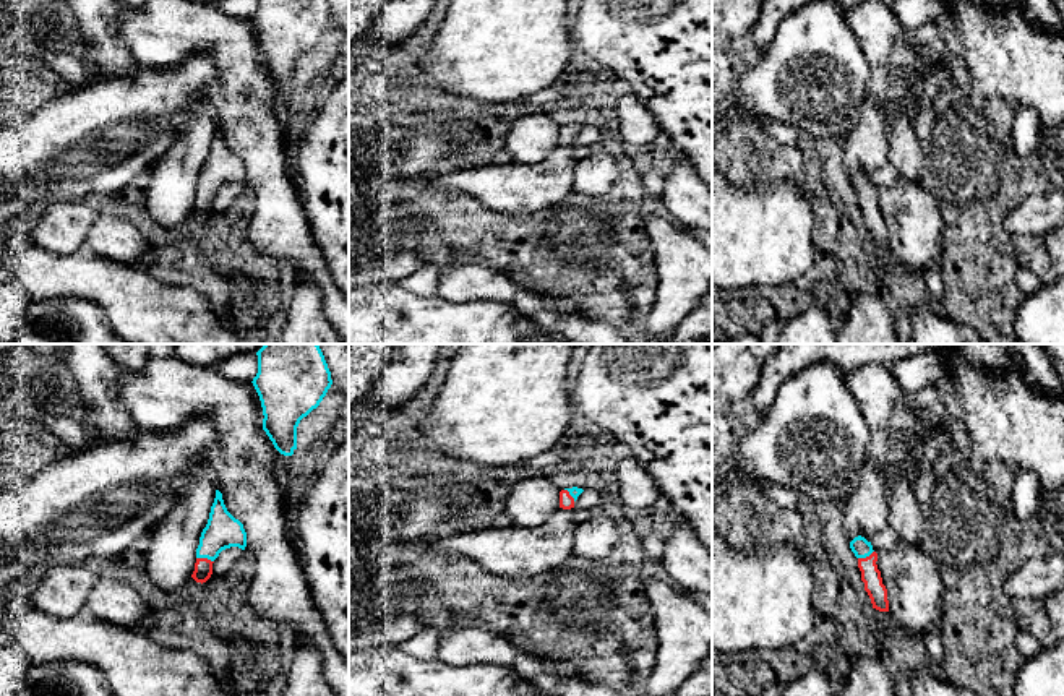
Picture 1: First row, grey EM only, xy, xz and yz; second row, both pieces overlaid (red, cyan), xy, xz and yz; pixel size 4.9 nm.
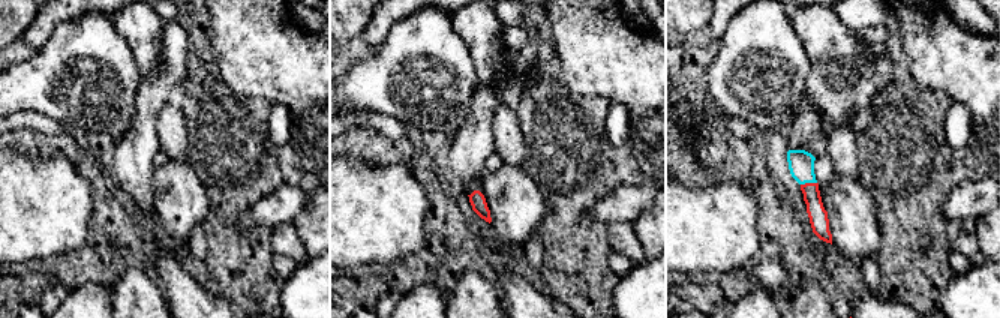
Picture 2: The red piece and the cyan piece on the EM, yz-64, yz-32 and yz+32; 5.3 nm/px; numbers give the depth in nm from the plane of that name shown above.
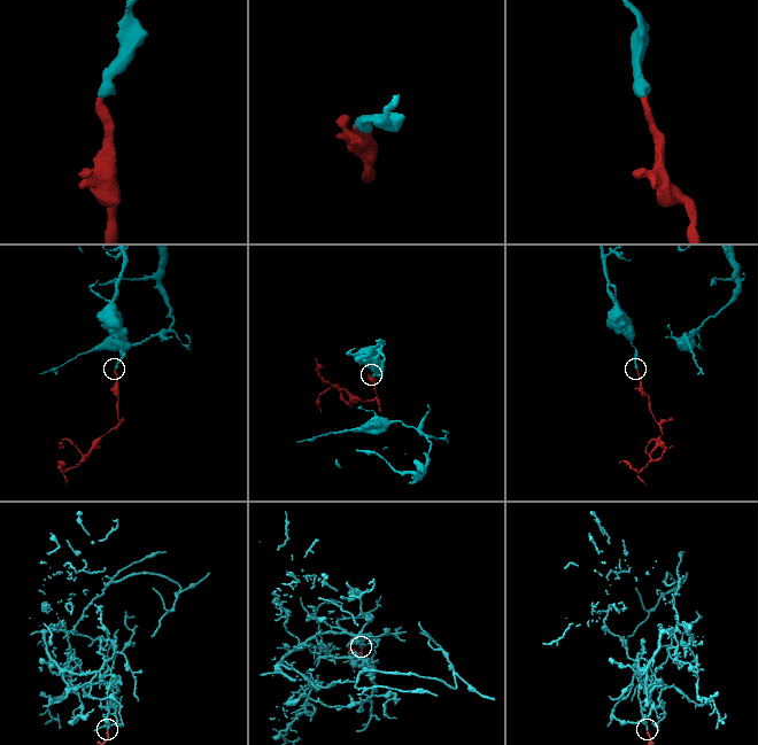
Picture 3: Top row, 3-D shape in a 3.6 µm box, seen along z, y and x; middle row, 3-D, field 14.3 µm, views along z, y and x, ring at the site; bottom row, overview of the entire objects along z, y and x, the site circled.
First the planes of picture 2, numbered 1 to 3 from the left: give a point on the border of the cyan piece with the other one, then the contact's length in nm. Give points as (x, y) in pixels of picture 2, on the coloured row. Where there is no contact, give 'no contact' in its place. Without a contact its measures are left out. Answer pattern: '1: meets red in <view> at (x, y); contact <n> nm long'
1: no contact
2: no contact
3: meets red in yz+32 at (808, 183); contact 90 nm long

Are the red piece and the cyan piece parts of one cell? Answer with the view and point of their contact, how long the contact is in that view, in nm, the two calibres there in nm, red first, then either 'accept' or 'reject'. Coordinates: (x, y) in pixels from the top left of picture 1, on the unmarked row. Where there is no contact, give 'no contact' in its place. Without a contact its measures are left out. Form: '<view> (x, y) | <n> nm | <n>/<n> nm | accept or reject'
xy (205, 195) | 90 nm | 100/180 nm | accept

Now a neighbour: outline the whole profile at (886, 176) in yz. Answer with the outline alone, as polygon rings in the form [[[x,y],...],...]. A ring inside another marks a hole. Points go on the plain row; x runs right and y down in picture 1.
[[[887,162],[886,165],[882,165],[871,178],[873,187],[876,190],[882,190],[882,188],[889,188],[892,187],[899,178],[897,170],[894,169],[894,165],[890,162]]]

